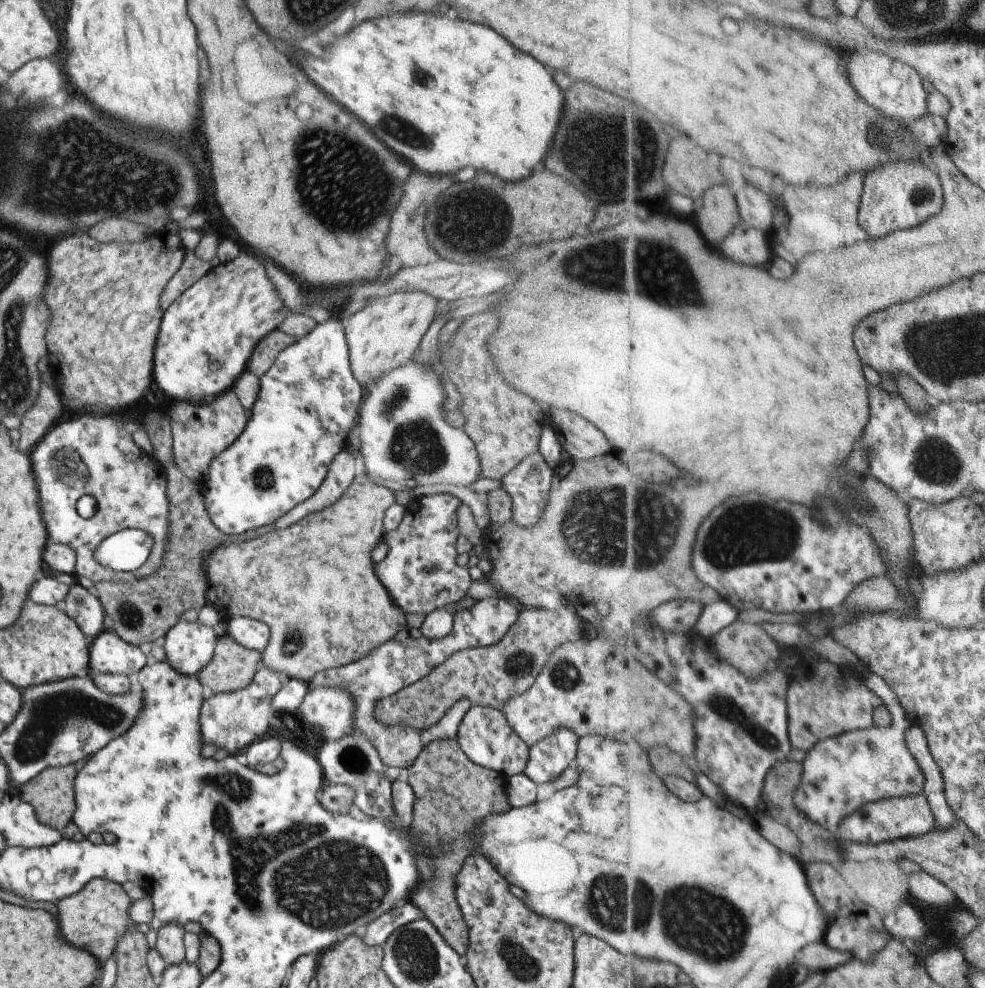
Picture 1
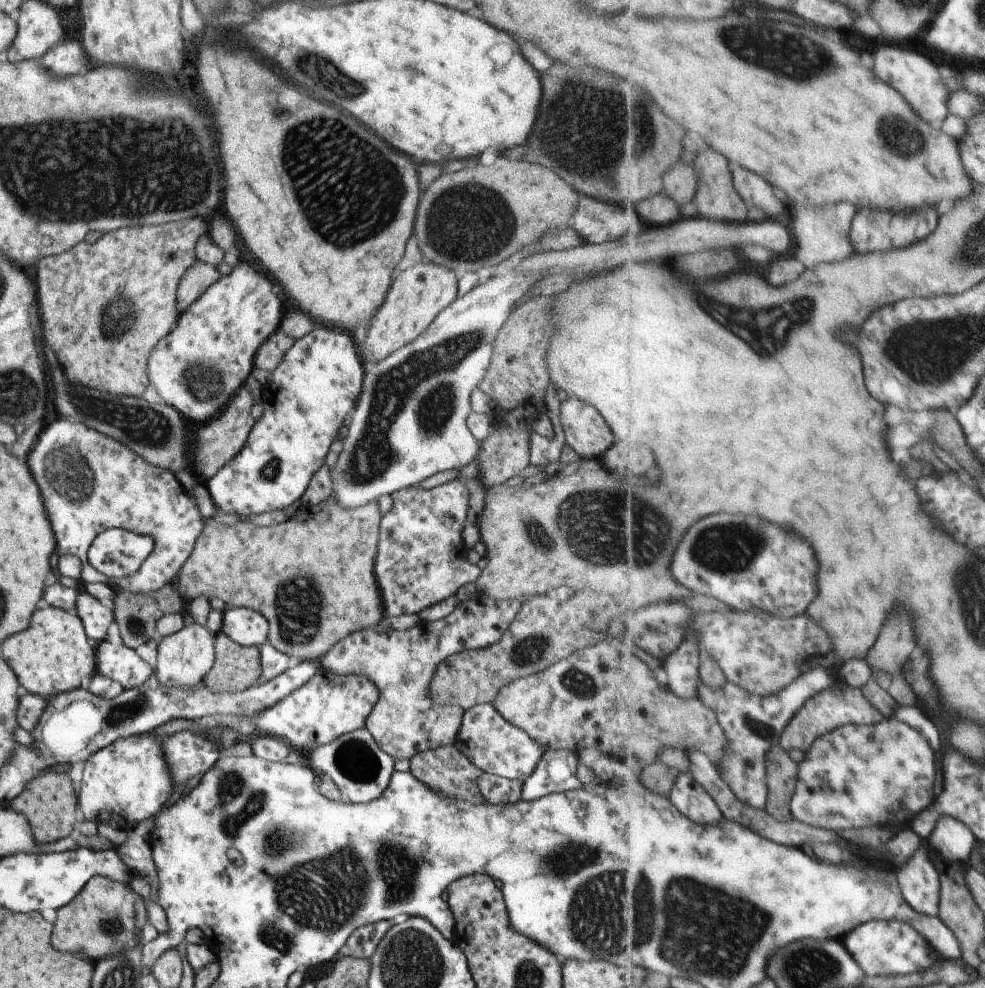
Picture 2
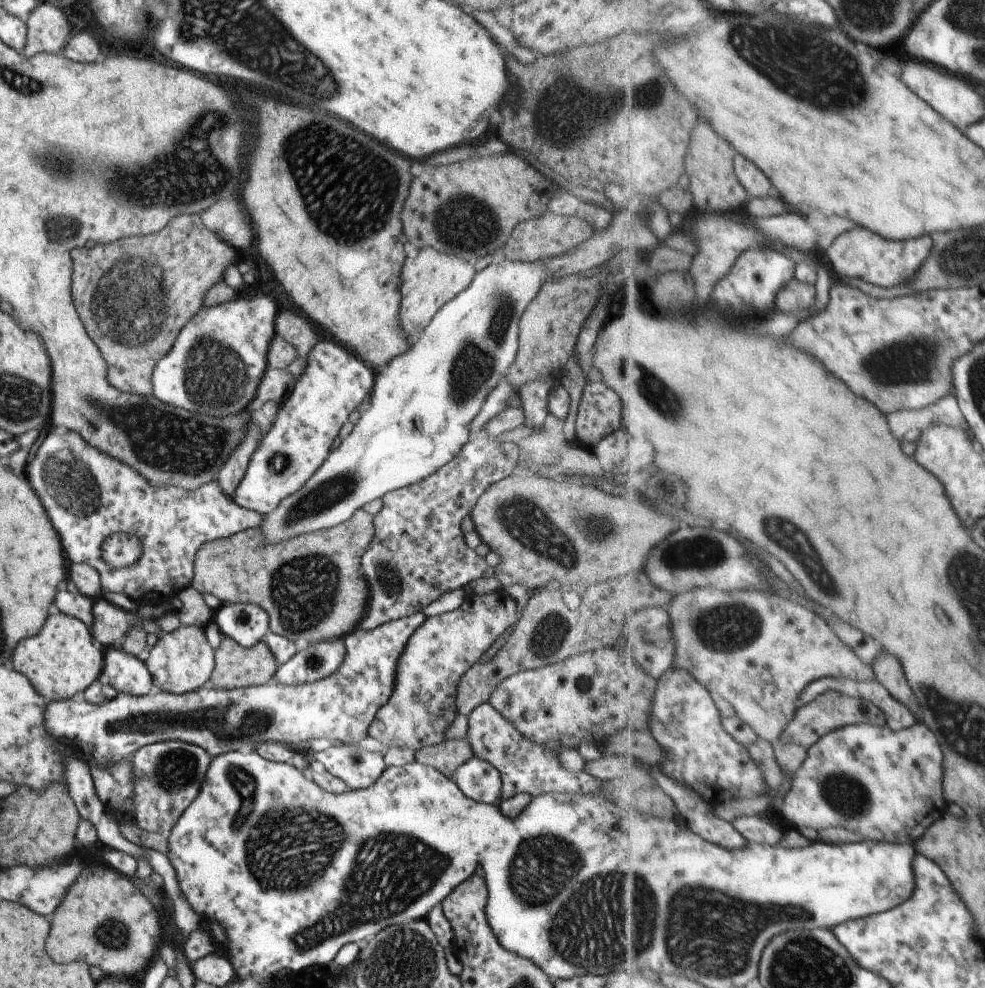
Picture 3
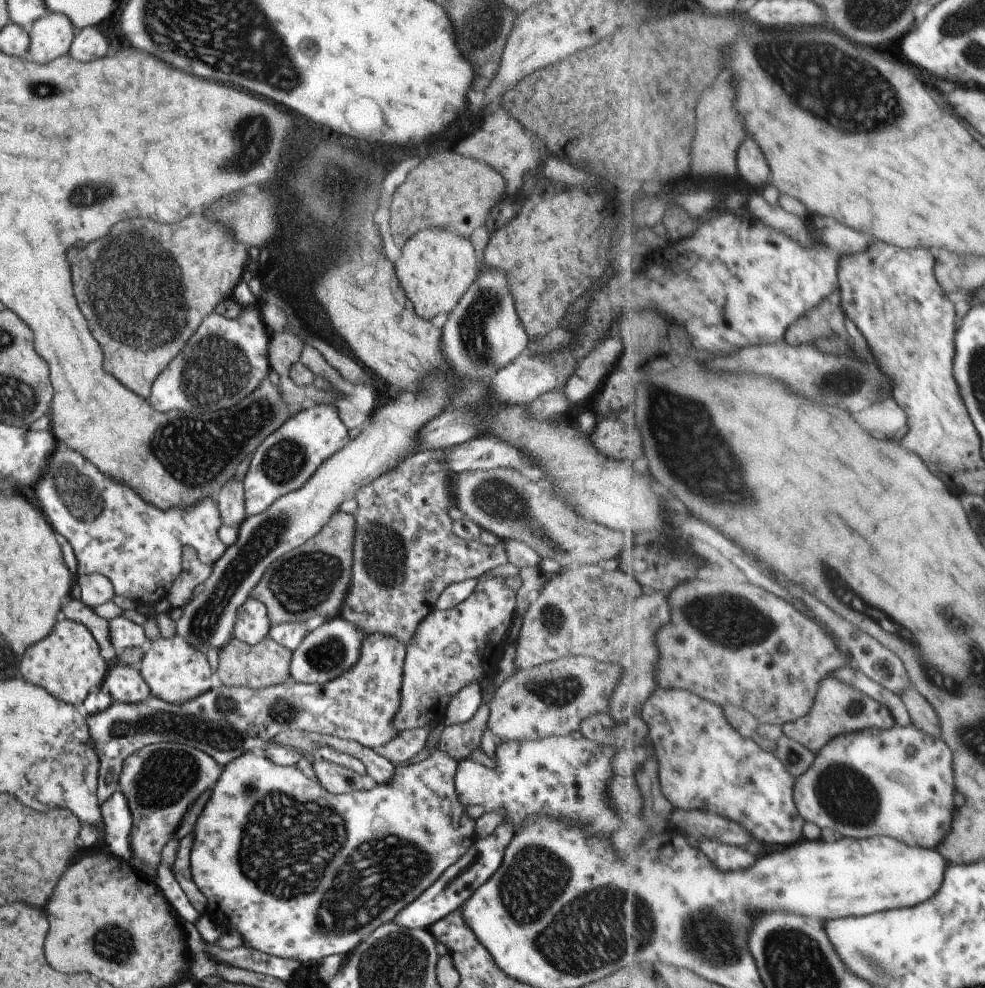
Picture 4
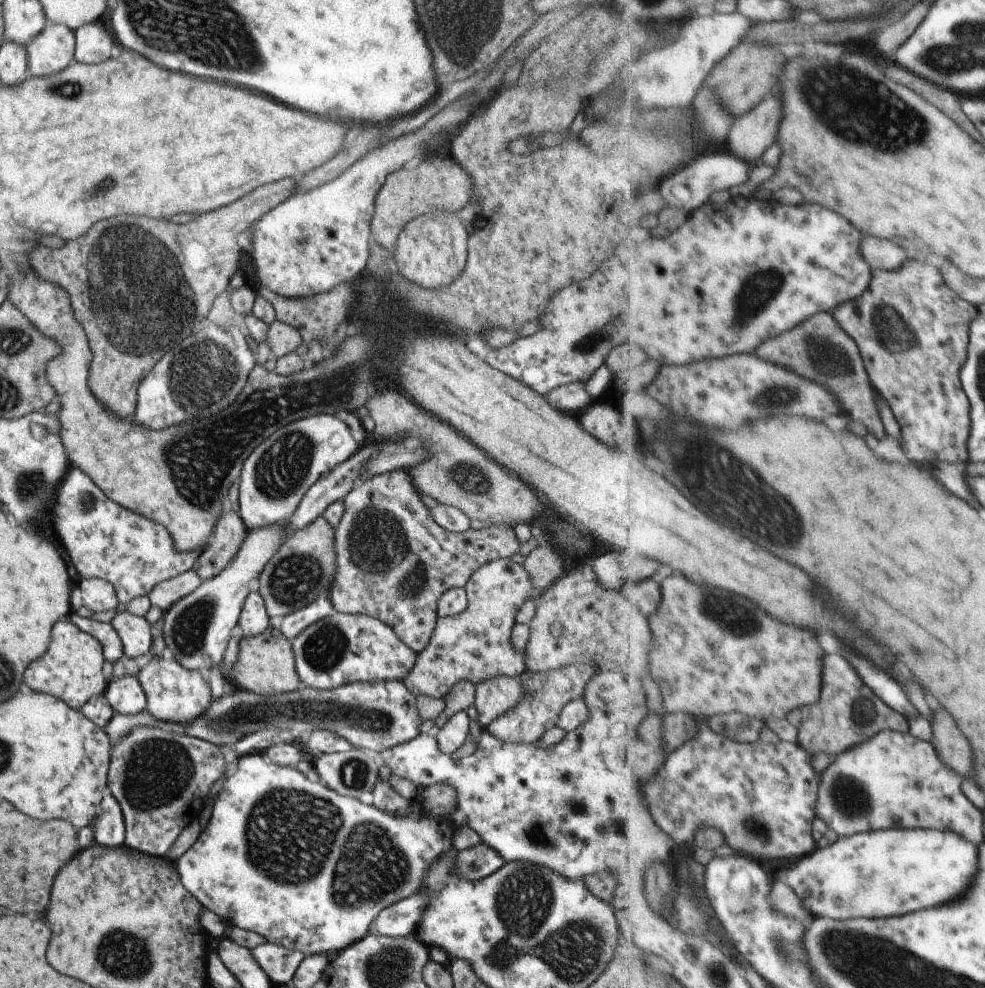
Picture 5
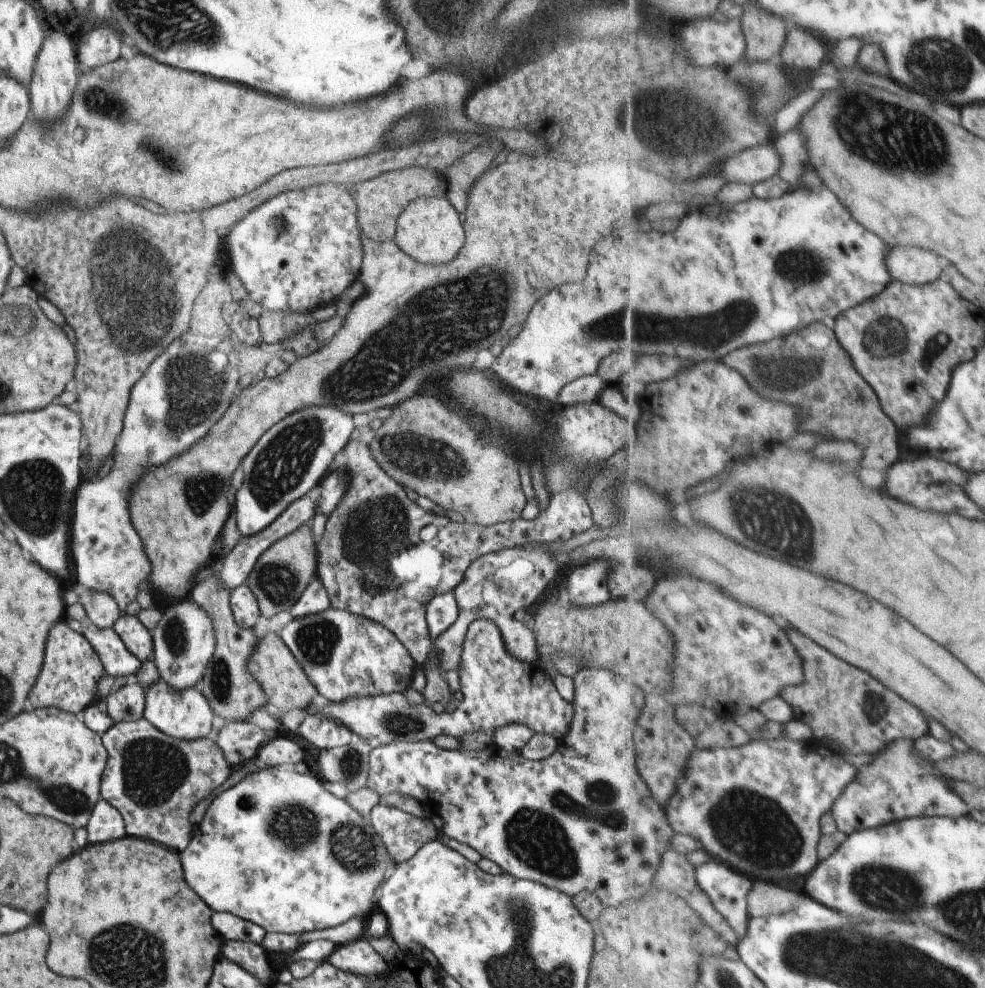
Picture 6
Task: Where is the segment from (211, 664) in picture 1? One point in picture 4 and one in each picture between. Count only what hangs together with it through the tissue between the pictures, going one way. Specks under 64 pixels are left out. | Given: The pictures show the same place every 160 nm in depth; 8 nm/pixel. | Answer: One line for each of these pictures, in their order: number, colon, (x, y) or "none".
2: (235, 668)
3: (235, 666)
4: (266, 664)

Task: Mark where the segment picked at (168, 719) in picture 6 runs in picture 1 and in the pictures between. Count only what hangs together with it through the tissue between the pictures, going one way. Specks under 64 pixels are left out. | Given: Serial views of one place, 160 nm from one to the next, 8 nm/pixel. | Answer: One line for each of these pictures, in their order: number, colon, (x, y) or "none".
1: (188, 646)
2: (183, 658)
3: (180, 662)
4: (174, 672)
5: (173, 694)

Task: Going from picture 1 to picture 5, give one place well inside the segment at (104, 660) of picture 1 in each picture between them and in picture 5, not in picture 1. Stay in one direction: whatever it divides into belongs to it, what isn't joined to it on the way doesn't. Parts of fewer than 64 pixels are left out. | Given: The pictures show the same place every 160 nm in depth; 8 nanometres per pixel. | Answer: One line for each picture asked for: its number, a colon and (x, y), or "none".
2: (118, 663)
3: (127, 675)
4: (123, 684)
5: (124, 696)

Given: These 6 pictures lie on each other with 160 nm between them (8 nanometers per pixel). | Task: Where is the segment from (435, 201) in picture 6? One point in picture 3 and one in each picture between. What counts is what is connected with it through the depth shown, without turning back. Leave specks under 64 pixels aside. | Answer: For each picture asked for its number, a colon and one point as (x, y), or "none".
3: (428, 280)
4: (435, 267)
5: (430, 251)

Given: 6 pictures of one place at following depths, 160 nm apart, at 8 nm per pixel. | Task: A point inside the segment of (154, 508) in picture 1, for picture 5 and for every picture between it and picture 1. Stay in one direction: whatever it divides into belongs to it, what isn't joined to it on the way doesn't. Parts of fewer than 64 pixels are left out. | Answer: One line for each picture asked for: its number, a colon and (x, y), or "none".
2: (88, 483)
3: (88, 495)
4: (137, 547)
5: (103, 540)

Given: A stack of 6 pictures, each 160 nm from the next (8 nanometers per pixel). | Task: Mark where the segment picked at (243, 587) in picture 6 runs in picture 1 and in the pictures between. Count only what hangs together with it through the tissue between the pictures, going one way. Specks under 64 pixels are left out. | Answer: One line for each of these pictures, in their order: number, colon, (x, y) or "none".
1: (252, 634)
2: (245, 627)
3: (246, 624)
4: (251, 625)
5: (252, 620)

